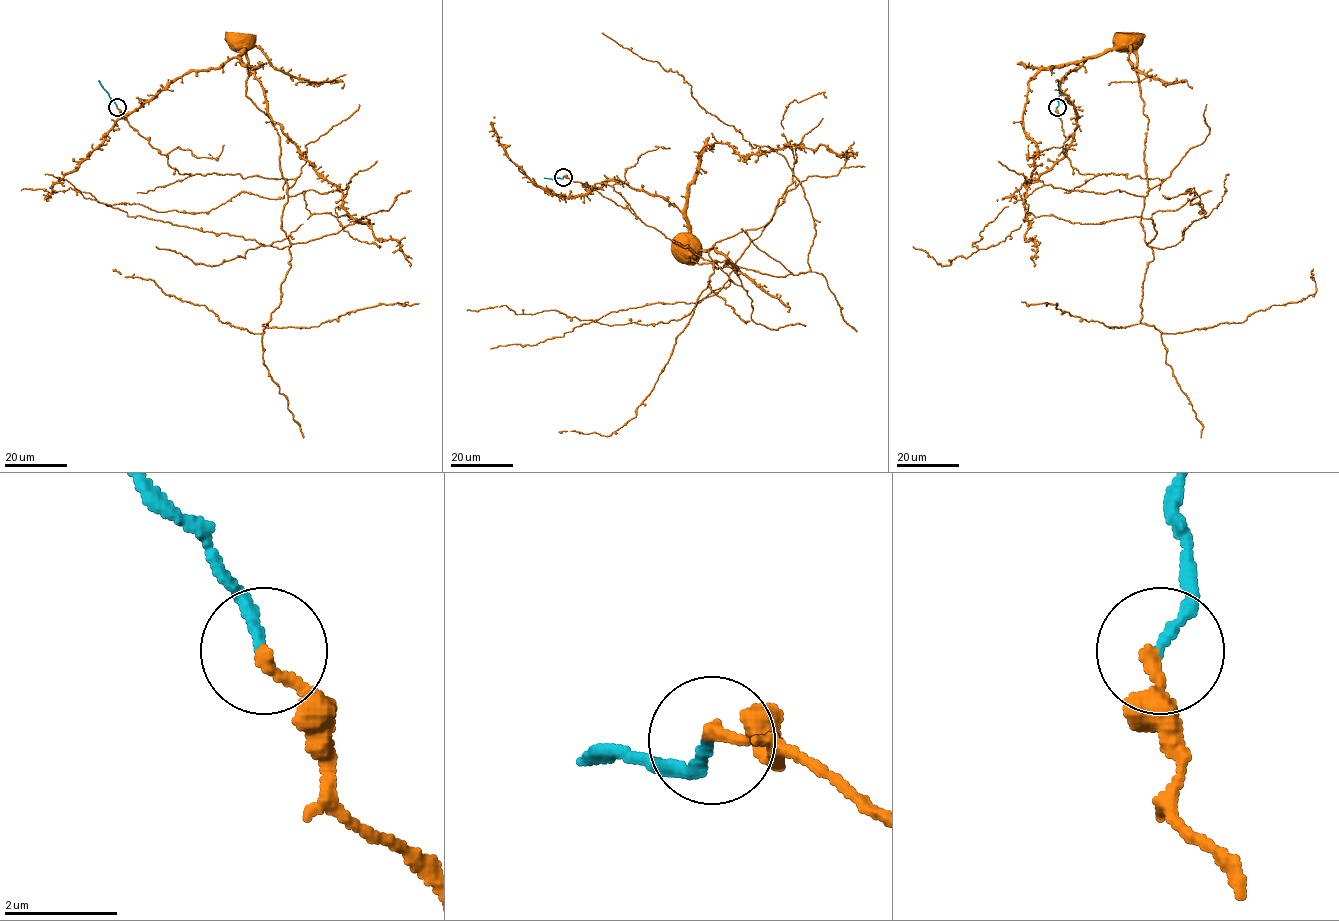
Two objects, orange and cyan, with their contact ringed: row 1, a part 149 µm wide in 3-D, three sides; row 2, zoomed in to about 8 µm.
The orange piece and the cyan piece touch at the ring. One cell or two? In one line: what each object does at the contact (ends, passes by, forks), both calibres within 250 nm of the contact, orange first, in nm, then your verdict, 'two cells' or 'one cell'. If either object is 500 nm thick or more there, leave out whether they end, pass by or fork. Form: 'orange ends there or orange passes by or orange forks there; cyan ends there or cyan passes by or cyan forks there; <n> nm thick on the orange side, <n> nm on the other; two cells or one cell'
orange ends there; cyan ends there; 220 nm thick on the orange side, 190 nm on the other; one cell

